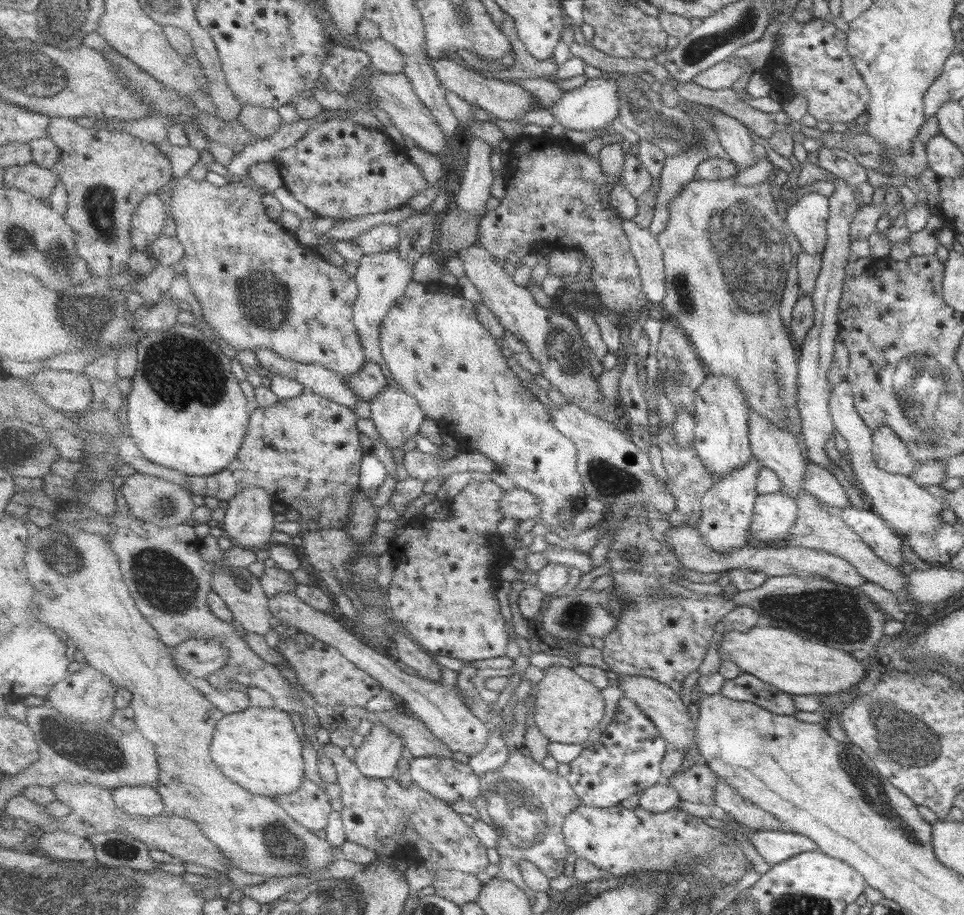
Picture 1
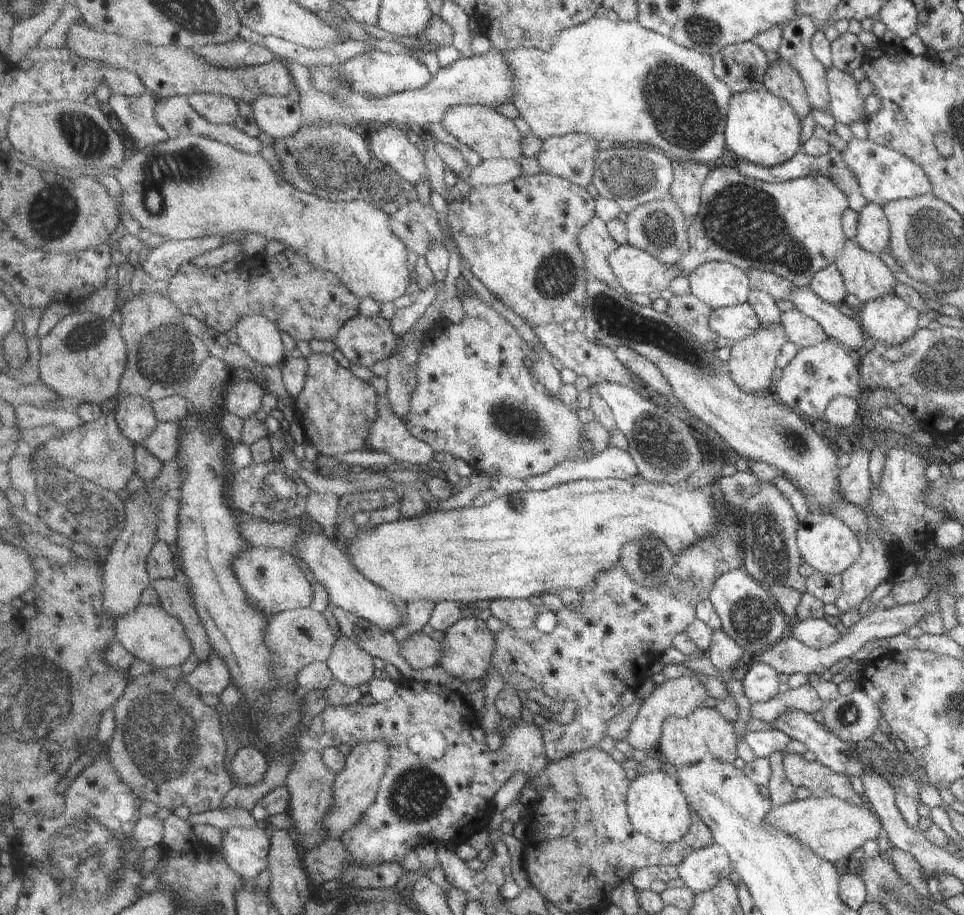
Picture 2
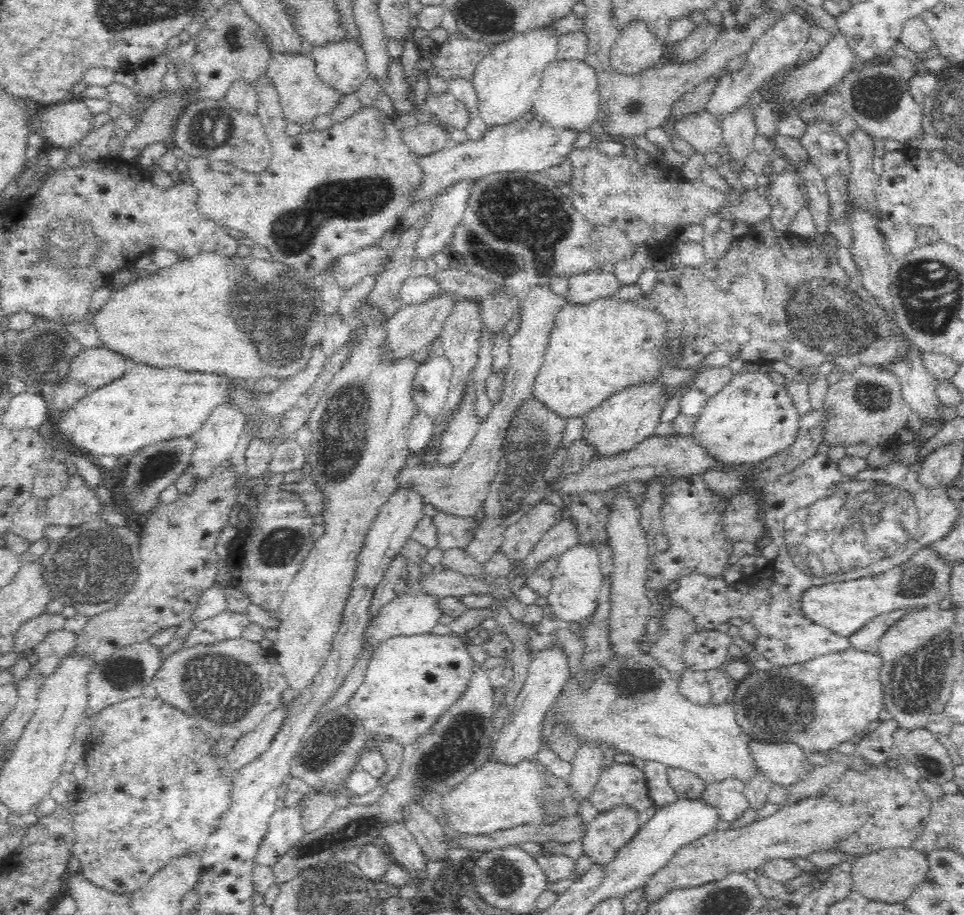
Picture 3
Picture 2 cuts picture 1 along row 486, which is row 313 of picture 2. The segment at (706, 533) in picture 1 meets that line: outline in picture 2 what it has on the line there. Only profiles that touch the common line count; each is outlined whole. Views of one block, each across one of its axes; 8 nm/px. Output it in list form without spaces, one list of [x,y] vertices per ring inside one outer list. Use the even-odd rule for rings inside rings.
[[[748,302],[712,309],[710,316],[711,329],[730,343],[750,336],[760,324],[755,309]]]

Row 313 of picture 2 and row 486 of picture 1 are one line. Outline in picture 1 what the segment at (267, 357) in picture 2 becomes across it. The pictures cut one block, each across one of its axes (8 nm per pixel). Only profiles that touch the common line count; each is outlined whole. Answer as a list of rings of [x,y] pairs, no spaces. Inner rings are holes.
[[[260,486],[243,490],[233,498],[224,518],[224,530],[235,546],[257,551],[272,545],[277,515],[272,508],[274,502],[270,492]]]

